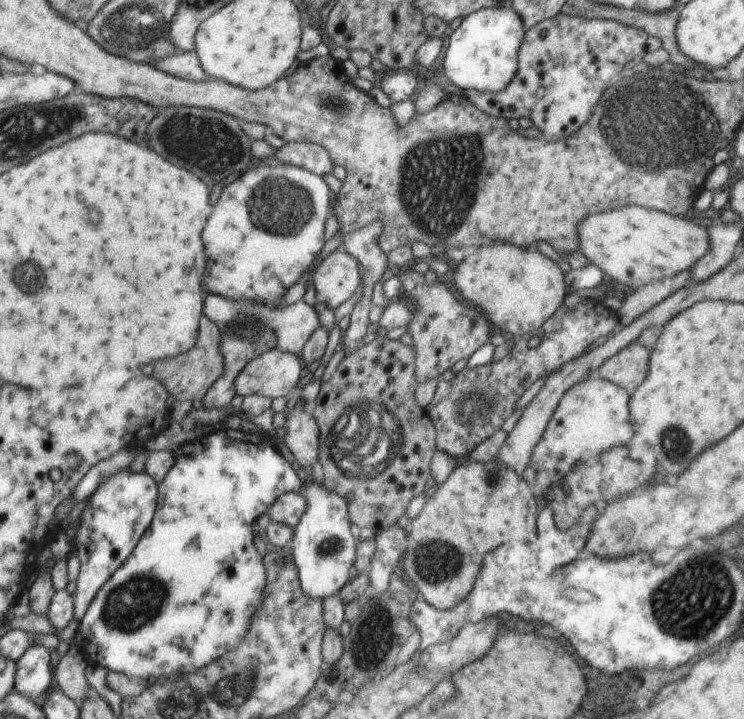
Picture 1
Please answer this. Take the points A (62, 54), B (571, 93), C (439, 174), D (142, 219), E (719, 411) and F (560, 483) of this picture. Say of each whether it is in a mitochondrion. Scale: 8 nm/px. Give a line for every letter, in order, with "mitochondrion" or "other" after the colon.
A: other
B: other
C: mitochondrion
D: other
E: other
F: other

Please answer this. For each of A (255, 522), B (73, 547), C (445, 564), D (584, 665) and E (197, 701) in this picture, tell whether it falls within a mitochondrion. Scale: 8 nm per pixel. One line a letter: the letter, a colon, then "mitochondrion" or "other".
A: other
B: other
C: mitochondrion
D: other
E: mitochondrion

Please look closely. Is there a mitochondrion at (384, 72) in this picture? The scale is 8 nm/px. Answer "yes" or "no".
no

